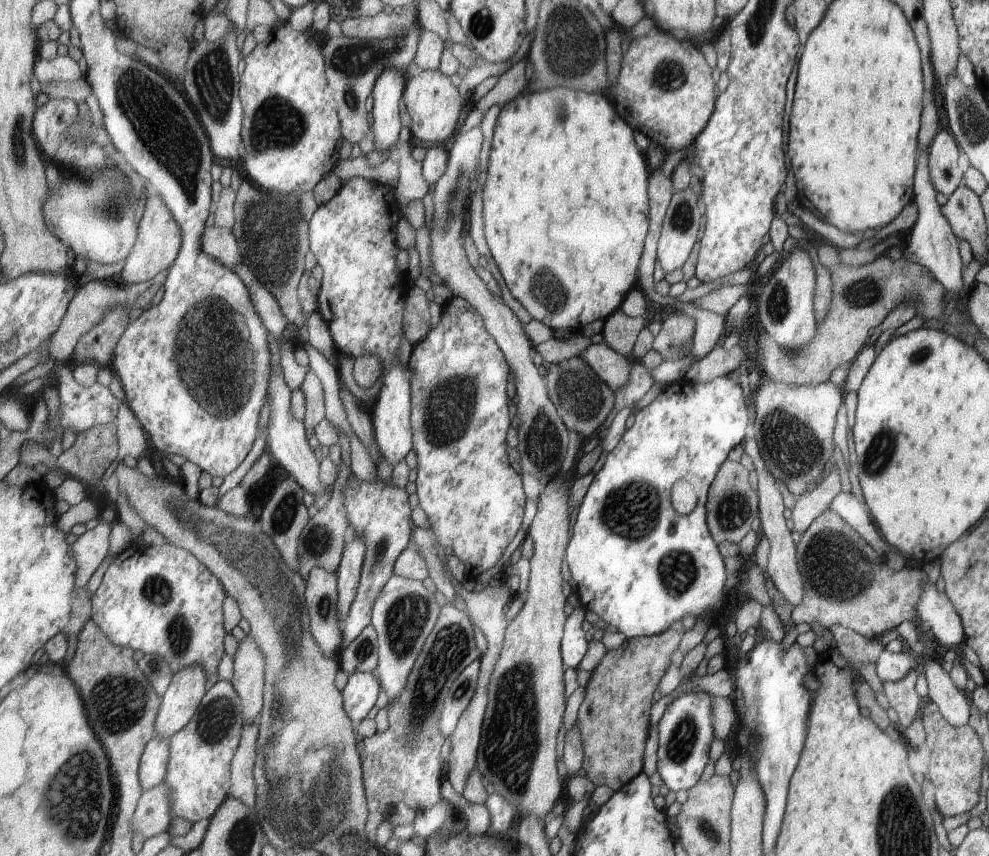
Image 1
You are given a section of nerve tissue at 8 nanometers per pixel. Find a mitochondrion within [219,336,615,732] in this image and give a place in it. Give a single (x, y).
(450, 406)

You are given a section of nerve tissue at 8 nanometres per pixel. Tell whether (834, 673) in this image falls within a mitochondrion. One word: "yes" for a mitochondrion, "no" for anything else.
no

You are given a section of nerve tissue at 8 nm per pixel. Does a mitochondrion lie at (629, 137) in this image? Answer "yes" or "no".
no

